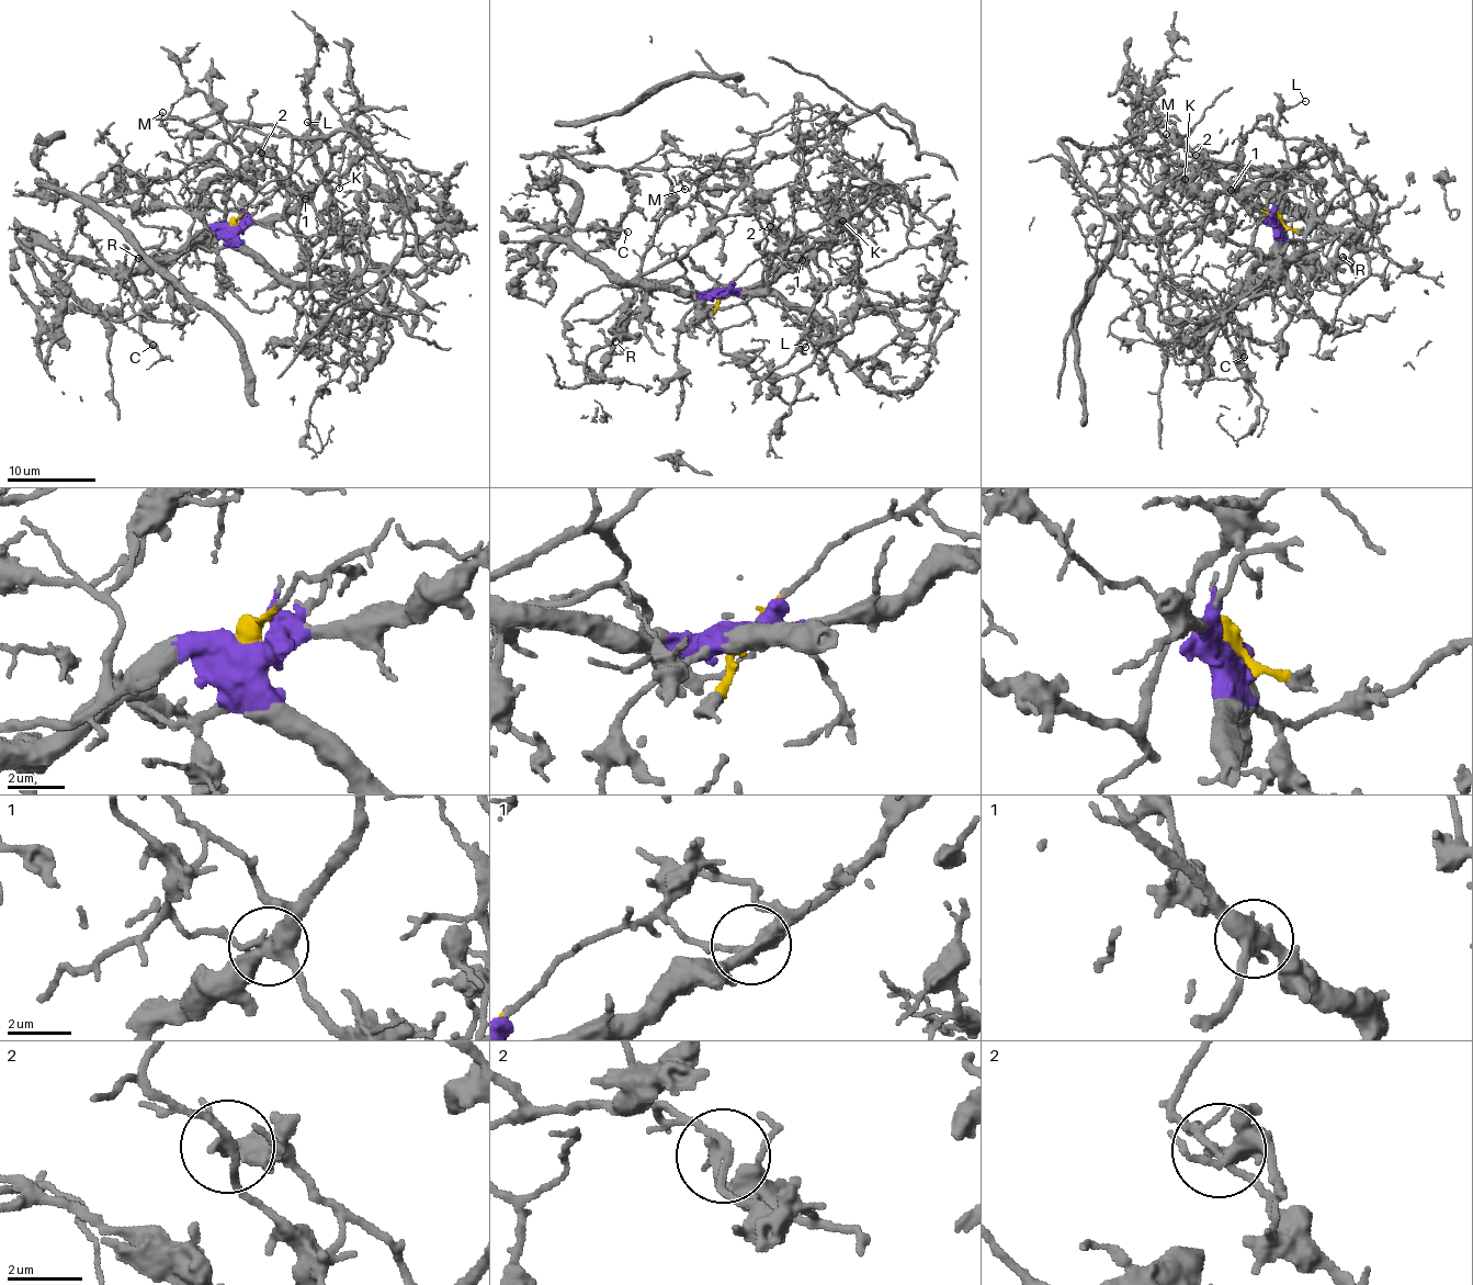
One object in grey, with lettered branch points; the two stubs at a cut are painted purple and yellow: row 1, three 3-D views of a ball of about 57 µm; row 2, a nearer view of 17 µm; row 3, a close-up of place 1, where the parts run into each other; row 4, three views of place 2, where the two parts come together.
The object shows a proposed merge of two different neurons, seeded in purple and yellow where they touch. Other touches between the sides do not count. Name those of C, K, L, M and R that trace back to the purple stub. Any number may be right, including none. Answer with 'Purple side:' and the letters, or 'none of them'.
Purple side: C, K, L, R

